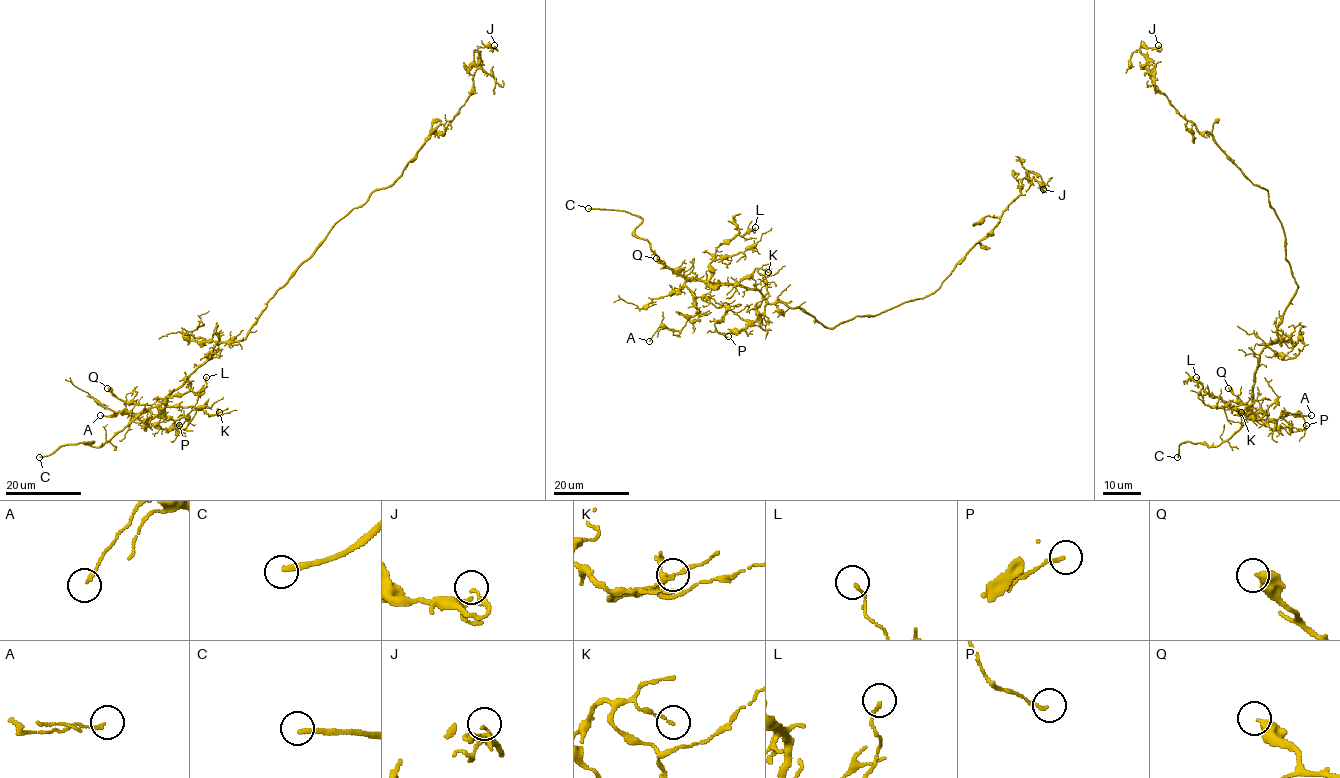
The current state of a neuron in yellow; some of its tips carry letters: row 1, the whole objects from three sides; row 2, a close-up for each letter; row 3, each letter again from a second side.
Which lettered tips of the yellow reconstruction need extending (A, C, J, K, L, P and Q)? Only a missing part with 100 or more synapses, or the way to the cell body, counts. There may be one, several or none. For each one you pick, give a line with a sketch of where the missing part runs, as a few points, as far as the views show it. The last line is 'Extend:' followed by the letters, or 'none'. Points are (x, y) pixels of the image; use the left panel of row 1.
Extend: C

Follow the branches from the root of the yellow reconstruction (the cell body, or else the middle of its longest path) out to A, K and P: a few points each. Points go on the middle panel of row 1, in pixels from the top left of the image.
A: (844, 322), (827, 328), (756, 290), (688, 280), (699, 311), (649, 341)
K: (844, 322), (827, 328), (799, 308), (769, 303), (756, 290), (708, 283), (736, 284), (756, 268), (768, 272)
P: (844, 322), (827, 328), (756, 290), (688, 280), (697, 296), (725, 308), (715, 327), (728, 336)

